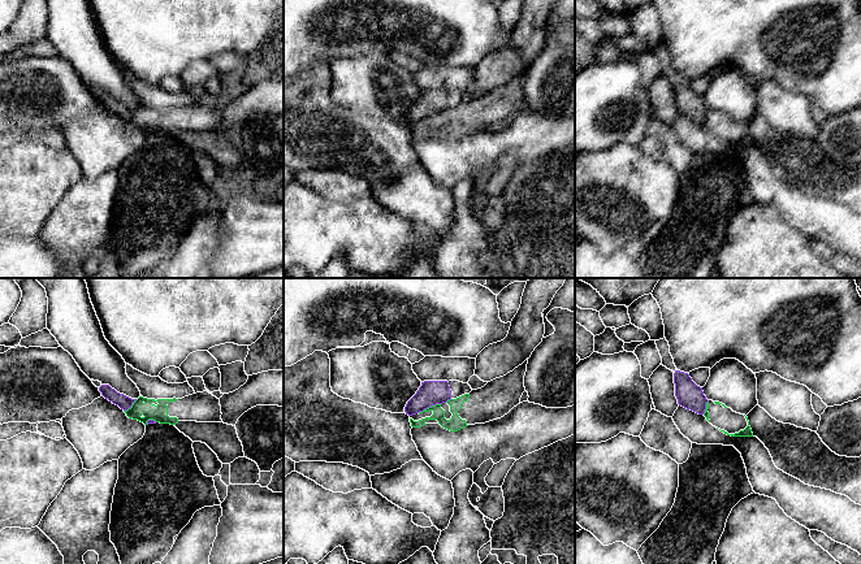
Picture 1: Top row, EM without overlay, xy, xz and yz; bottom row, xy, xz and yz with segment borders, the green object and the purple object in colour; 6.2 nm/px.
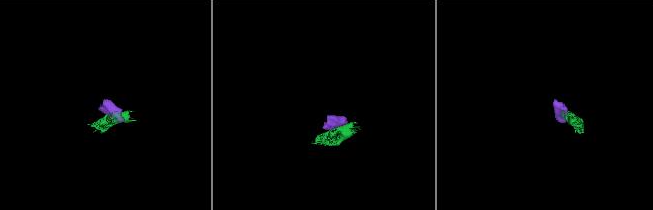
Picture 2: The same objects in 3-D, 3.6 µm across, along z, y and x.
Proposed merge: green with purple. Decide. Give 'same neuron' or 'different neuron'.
different neuron

